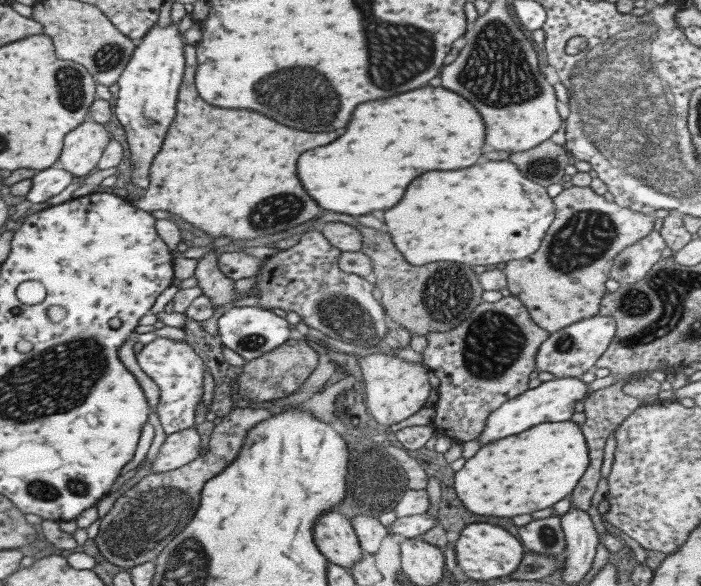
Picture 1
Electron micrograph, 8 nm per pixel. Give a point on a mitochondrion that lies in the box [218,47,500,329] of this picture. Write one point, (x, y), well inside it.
(299, 94)

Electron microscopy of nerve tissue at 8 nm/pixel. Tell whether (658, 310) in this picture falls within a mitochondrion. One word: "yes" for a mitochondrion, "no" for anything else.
yes

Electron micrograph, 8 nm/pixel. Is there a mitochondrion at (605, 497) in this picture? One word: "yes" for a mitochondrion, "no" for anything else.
no

